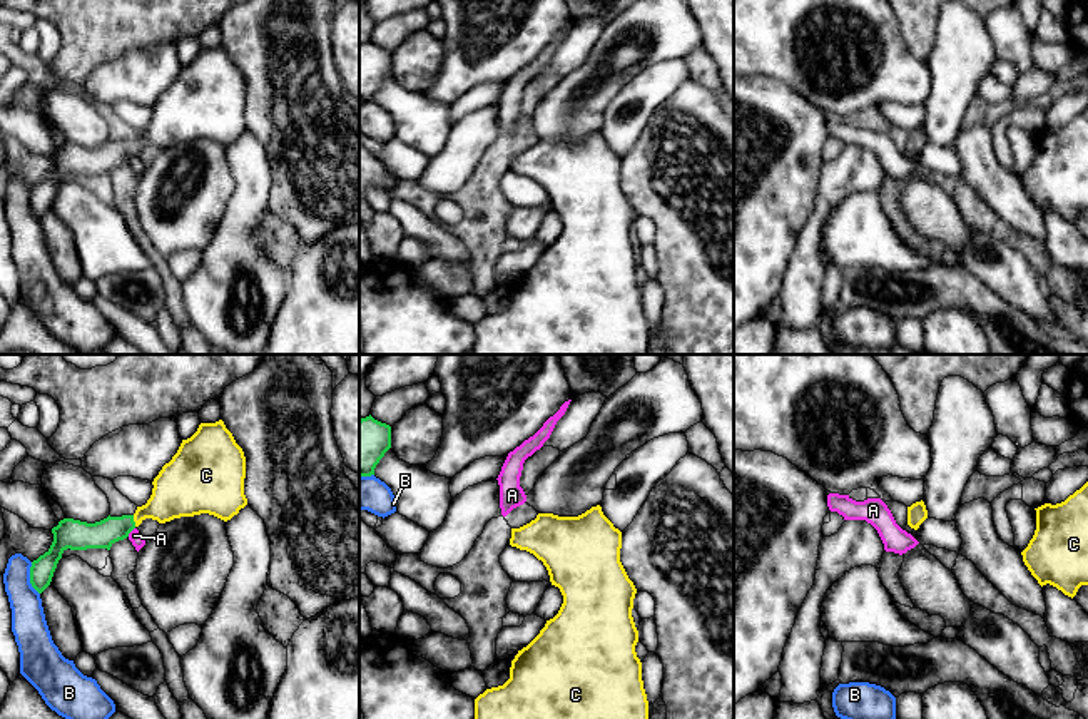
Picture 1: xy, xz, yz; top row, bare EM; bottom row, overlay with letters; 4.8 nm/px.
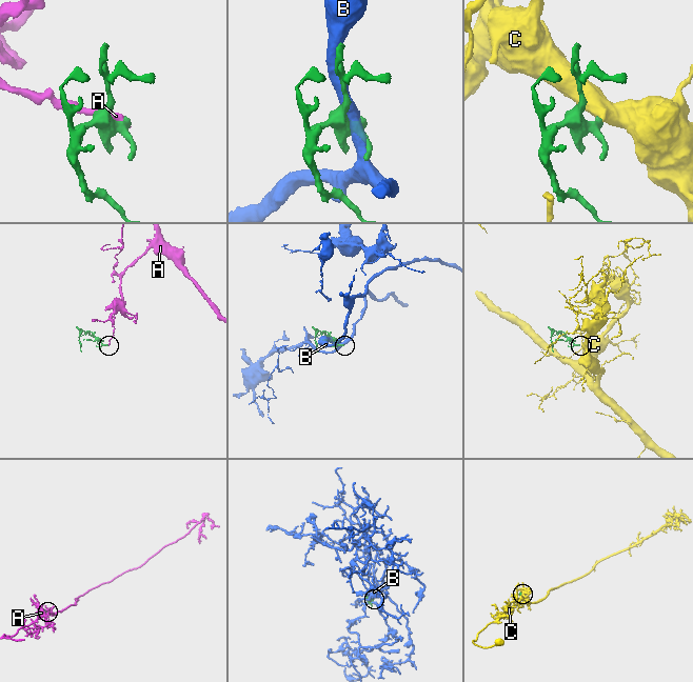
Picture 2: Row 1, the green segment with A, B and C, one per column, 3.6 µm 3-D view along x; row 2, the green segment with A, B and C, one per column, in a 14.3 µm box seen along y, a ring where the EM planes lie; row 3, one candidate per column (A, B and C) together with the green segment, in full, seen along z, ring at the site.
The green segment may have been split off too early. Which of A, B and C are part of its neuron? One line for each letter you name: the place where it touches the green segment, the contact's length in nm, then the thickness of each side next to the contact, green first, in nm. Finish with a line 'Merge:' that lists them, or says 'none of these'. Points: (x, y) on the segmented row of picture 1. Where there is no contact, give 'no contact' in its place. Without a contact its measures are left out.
C: xy (132, 520) | 60 nm | 130/220 nm
Merge: C

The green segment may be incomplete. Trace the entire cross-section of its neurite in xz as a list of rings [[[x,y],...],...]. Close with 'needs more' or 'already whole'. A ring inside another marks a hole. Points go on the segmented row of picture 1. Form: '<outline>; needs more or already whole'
[[[371,415],[359,420],[359,477],[374,475],[374,468],[391,448],[391,426]]]; already whole

